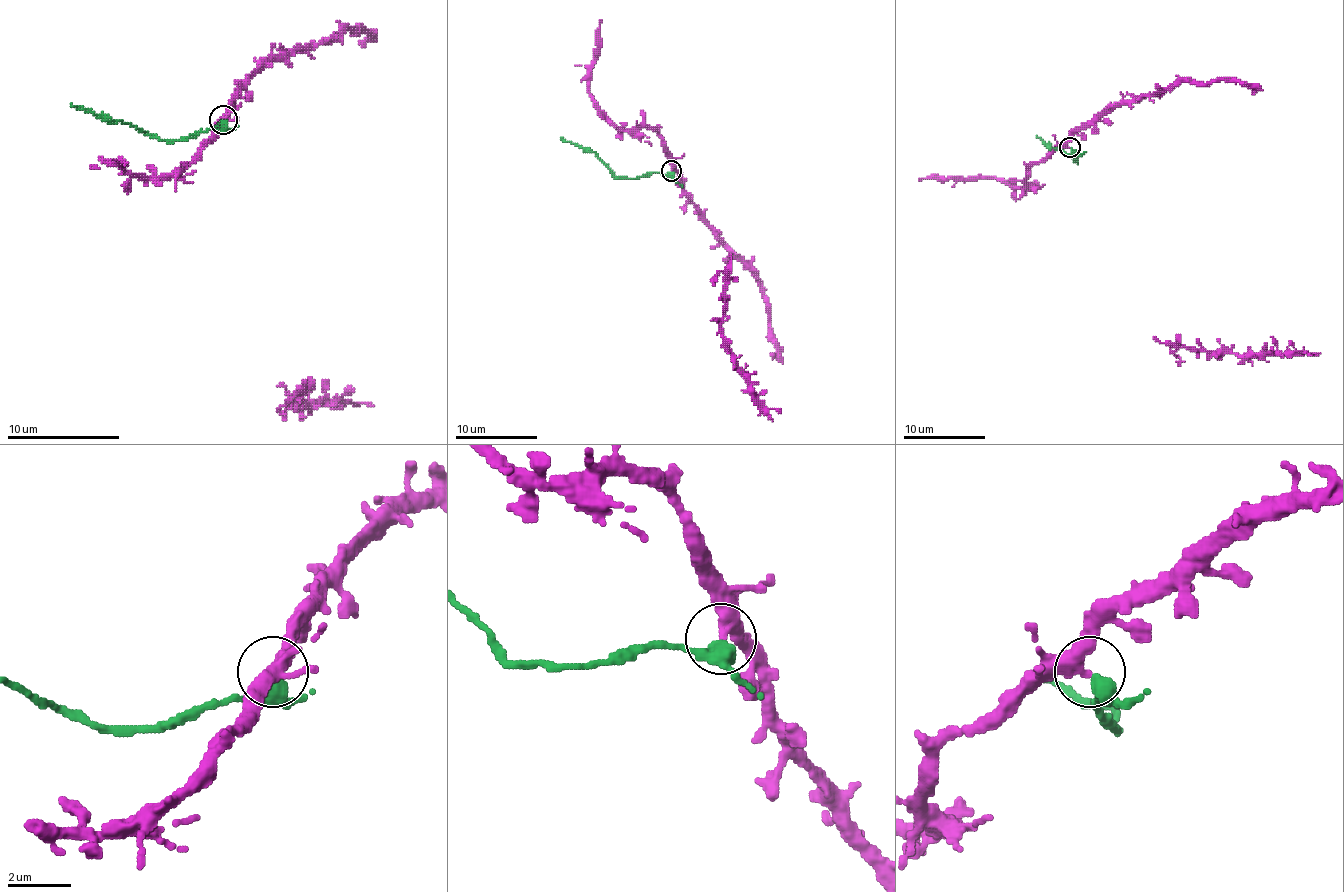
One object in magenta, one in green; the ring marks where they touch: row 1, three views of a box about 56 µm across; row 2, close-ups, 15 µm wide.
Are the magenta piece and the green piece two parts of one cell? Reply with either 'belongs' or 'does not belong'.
does not belong

